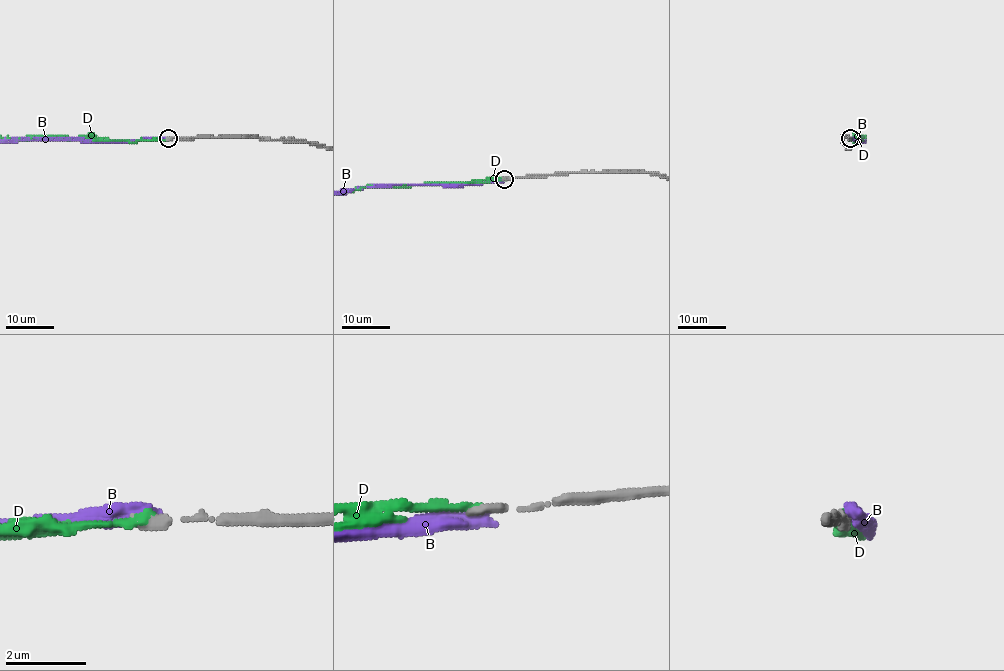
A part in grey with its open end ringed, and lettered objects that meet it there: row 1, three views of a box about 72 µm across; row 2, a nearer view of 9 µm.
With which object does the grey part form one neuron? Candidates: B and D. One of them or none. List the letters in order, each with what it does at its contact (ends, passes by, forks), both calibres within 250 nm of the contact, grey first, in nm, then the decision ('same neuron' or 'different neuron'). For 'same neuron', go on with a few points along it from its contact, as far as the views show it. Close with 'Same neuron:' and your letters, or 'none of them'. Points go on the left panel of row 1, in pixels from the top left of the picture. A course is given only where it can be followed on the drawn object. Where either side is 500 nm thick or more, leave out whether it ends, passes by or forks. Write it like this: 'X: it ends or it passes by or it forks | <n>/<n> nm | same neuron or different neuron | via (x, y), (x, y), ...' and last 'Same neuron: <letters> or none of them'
B: it ends | 240/440 nm | same neuron
D: it ends | 240/160 nm | different neuron
Same neuron: B

